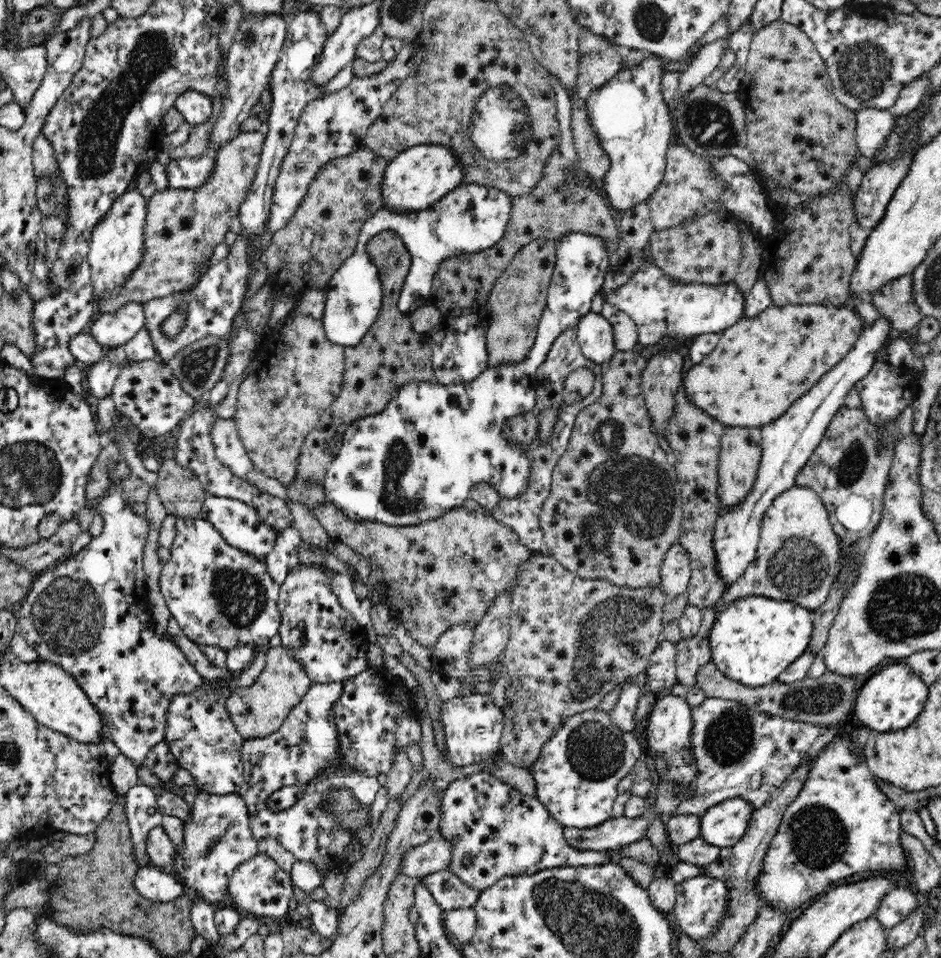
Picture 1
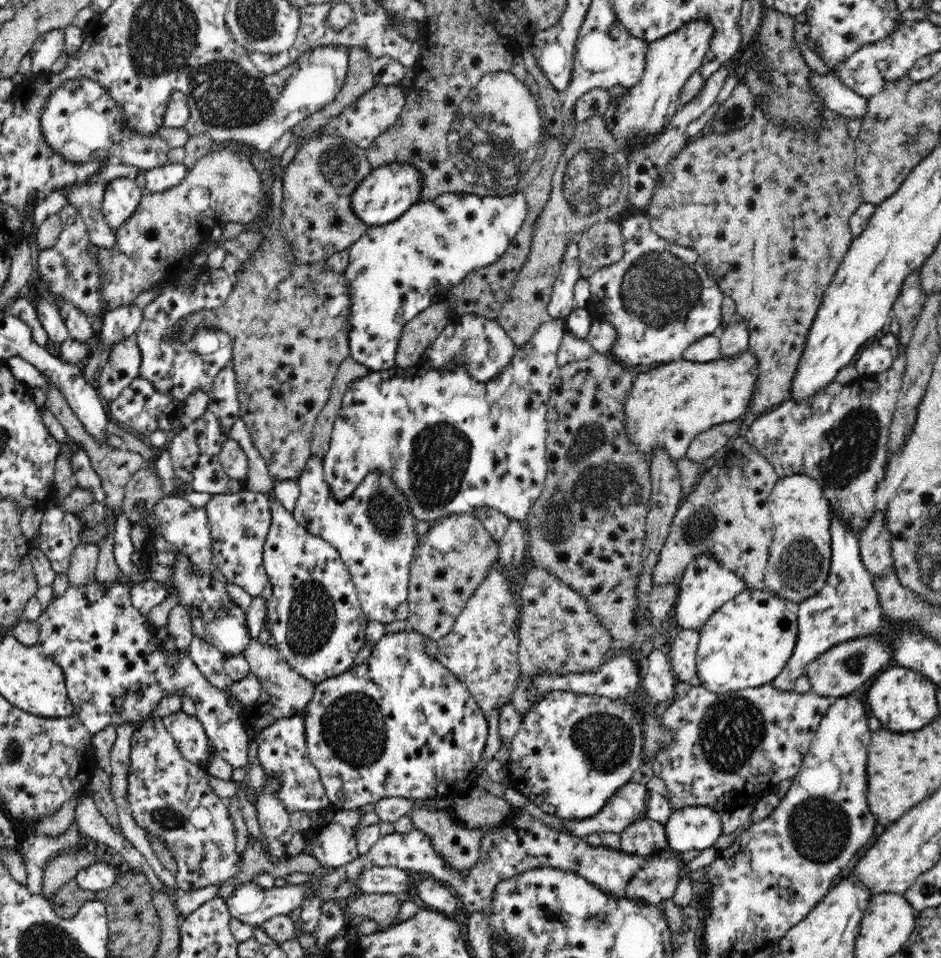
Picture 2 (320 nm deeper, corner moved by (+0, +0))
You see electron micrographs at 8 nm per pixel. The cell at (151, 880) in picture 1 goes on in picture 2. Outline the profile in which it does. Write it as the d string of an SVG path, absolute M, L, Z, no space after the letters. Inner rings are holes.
M96 863L80 868L74 876L76 885L84 891L95 893L108 889L120 879L116 867L108 863Z

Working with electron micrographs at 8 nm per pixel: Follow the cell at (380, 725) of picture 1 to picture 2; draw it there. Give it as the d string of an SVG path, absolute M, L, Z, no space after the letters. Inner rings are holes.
M407 629L405 632L387 633L380 640L366 659L364 664L355 666L343 674L328 678L316 684L312 700L304 706L302 714L304 721L305 742L307 753L319 770L321 781L330 799L330 808L337 812L356 810L366 804L374 804L383 798L402 797L409 799L427 799L436 797L460 796L464 791L474 789L480 776L477 764L480 754L485 750L488 737L488 722L480 710L475 696L456 679L448 668L442 666L435 656L427 653L424 636Z

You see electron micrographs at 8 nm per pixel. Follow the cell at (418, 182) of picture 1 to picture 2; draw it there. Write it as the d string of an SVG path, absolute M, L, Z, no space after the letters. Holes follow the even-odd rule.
M392 162L373 169L362 179L351 195L352 213L367 227L382 226L400 218L408 207L419 203L421 194L420 173L414 165Z

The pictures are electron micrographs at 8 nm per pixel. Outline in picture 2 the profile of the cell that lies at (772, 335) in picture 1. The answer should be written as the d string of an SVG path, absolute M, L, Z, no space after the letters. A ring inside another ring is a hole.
M750 351L729 359L708 362L692 362L681 358L669 363L657 364L654 368L639 373L632 378L630 390L626 392L624 405L624 431L634 449L650 466L653 452L664 449L664 453L676 462L686 458L692 439L705 430L723 422L740 421L740 416L748 410L752 399L752 388L756 384L756 359Z

